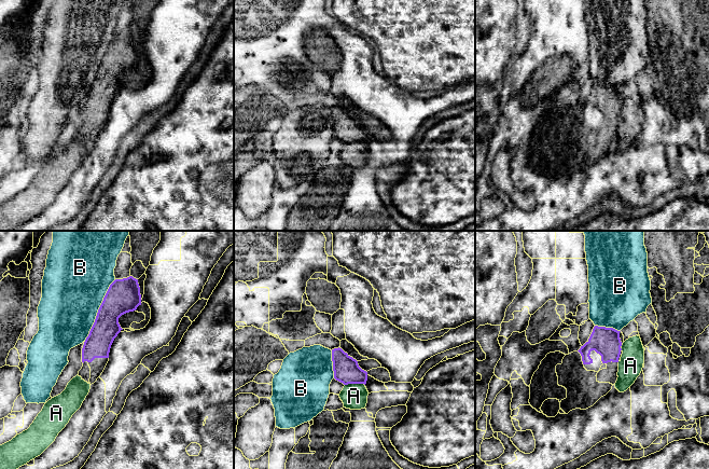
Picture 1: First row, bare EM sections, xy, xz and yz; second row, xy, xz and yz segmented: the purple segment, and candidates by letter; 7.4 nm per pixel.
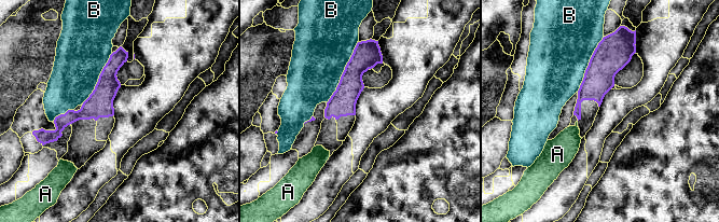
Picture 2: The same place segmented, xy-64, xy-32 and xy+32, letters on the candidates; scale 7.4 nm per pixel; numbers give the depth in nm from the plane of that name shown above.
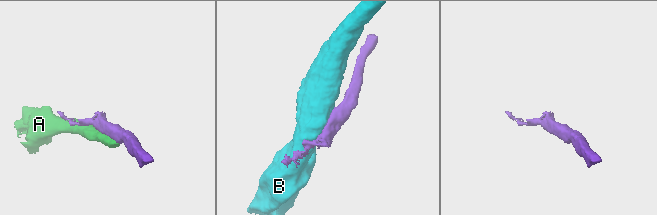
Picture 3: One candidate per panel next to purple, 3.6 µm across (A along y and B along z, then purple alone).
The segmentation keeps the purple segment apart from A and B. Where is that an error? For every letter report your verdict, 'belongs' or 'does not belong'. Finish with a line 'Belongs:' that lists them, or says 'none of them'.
A: does not belong
B: does not belong
Belongs: none of them

